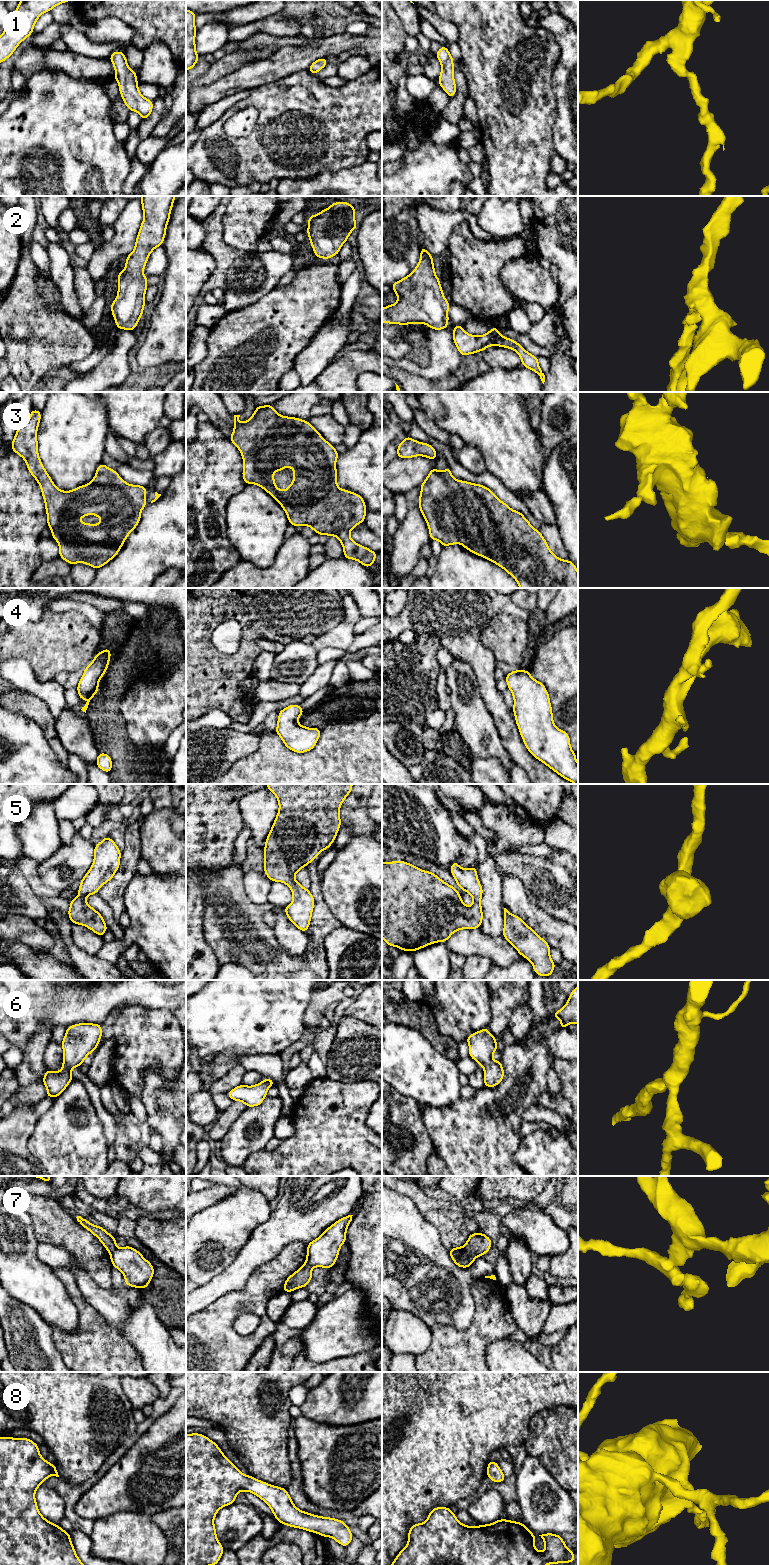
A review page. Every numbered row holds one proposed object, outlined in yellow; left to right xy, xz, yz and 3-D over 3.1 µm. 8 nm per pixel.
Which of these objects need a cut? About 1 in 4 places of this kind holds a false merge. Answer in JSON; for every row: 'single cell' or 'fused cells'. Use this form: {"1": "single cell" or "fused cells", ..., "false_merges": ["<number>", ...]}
{"1": "single cell", "2": "single cell", "3": "single cell", "4": "single cell", "5": "single cell", "6": "single cell", "7": "fused cells", "8": "single cell", "false_merges": ["7"]}

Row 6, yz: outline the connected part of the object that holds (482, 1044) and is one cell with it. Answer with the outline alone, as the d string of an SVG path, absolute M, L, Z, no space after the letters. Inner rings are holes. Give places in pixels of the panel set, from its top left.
M485 1027L470 1034L466 1041L469 1044L469 1056L484 1069L484 1086L495 1087L504 1078L504 1069L500 1060L493 1060L492 1055L497 1051L496 1036Z

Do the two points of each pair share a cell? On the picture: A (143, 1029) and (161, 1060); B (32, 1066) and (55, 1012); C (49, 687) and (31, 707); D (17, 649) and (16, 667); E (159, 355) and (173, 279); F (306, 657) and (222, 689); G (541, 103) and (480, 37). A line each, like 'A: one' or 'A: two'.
A: one
B: two
C: two
D: two
E: one
F: two
G: one

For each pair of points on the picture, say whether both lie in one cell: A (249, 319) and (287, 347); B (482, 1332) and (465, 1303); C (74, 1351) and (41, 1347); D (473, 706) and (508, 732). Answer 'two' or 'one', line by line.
A: one
B: two
C: two
D: two

